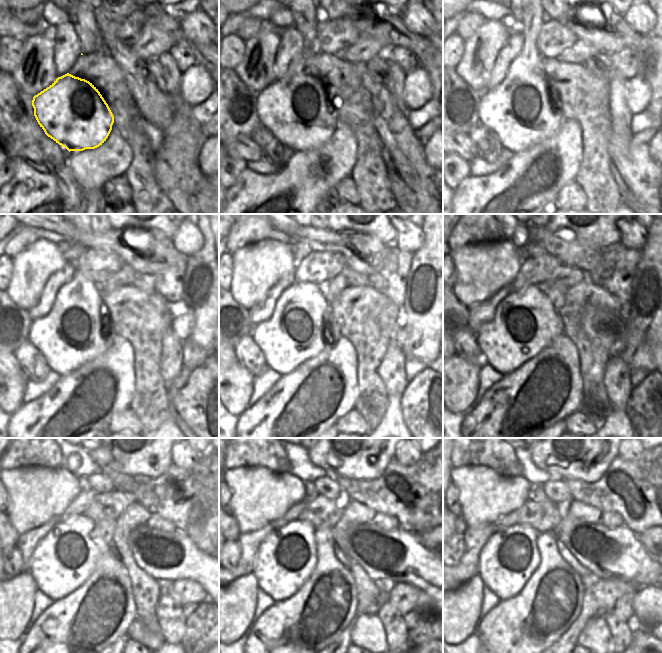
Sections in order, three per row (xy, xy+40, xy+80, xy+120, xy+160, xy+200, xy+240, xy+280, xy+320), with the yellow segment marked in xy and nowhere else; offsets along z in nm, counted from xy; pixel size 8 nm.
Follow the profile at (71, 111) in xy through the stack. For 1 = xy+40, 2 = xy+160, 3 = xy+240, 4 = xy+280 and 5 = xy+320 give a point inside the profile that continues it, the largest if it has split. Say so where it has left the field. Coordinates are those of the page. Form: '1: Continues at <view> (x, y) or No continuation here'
1: Continues at xy+40 (295, 109)
2: Continues at xy+160 (295, 333)
3: Continues at xy+240 (66, 556)
4: Continues at xy+280 (285, 560)
5: Continues at xy+320 (508, 559).

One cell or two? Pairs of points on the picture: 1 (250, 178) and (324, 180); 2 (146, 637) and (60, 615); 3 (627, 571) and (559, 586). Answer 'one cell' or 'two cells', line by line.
1: one cell
2: two cells
3: two cells

